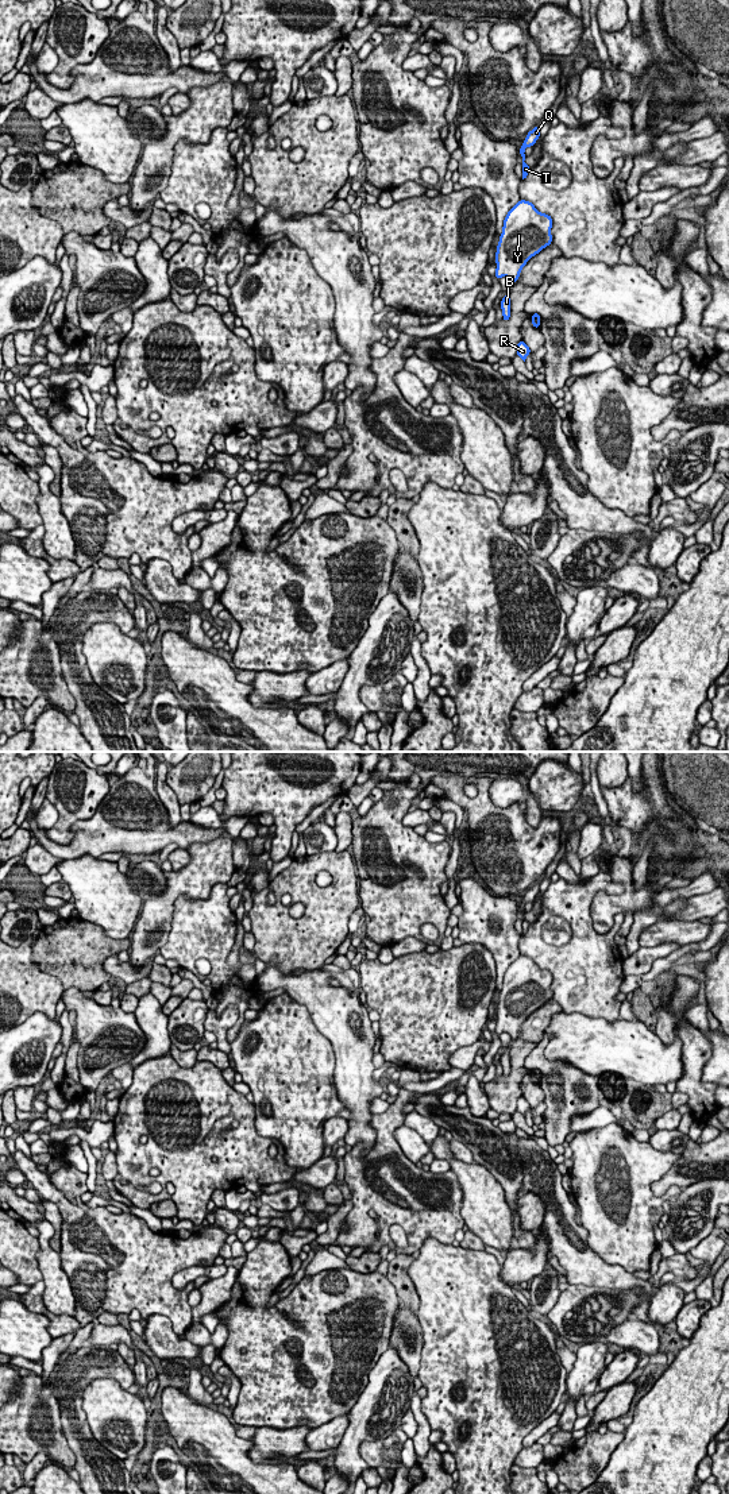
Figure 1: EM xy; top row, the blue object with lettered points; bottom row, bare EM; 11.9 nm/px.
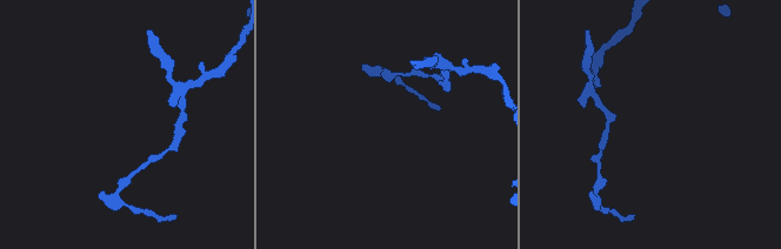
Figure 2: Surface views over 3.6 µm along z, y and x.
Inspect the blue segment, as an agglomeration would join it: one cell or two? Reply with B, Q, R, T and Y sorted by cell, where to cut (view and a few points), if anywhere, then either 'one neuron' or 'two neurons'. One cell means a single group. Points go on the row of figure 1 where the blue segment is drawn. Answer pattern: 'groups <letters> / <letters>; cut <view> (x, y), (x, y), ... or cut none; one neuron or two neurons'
groups B Q R T Y; cut none; one neuron

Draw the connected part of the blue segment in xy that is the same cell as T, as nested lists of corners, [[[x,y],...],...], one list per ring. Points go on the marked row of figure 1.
[[[540,126],[535,127],[532,131],[529,131],[526,134],[526,138],[521,146],[521,148],[518,150],[518,153],[521,154],[521,158],[522,158],[522,179],[526,178],[528,173],[529,173],[529,166],[524,162],[525,161],[525,148],[532,146],[536,143],[536,140],[539,139],[540,136]]]

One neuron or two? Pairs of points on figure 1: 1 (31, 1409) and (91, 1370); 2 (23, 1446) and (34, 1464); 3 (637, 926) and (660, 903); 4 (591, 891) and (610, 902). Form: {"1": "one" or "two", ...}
{"1": "two", "2": "two", "3": "one", "4": "two"}

